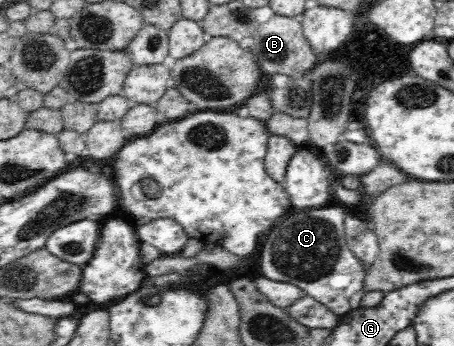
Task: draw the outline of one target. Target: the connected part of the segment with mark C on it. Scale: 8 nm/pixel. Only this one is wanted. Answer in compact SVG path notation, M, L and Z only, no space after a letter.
M343 208L309 209L281 219L268 233L260 251L265 277L296 284L307 296L325 304L337 315L347 315L361 307L366 270L346 243L344 222L349 214Z

